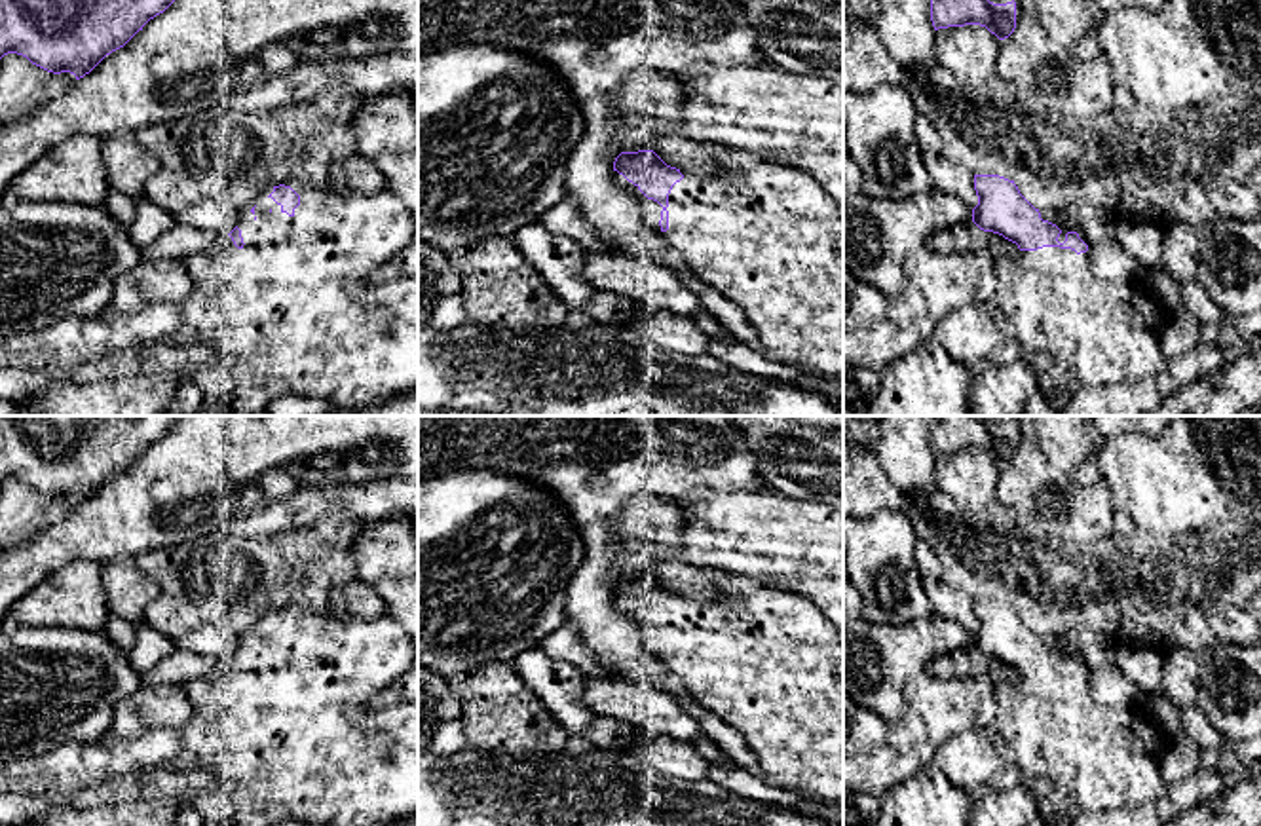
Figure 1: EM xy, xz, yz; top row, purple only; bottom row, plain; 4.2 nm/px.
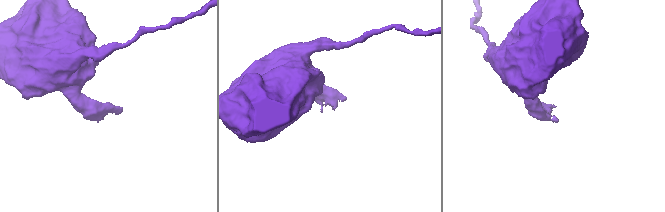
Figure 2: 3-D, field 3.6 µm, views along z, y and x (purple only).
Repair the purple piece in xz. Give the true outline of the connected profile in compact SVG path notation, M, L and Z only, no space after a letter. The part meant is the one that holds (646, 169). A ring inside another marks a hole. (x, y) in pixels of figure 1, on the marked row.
M712 146L710 156L714 160L712 171L687 173L667 165L653 150L621 152L613 161L613 182L640 203L649 226L684 256L691 273L716 289L746 315L767 357L800 370L805 368L809 374L843 380L843 213L811 175L796 167L777 165L748 152L720 146Z

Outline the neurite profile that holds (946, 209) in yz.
M938 188L902 199L856 194L843 207L843 270L887 298L904 285L908 256L936 228L972 220L972 209Z

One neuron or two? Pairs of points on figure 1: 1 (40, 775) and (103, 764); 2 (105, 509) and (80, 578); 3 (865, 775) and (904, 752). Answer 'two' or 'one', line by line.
1: one
2: two
3: one

